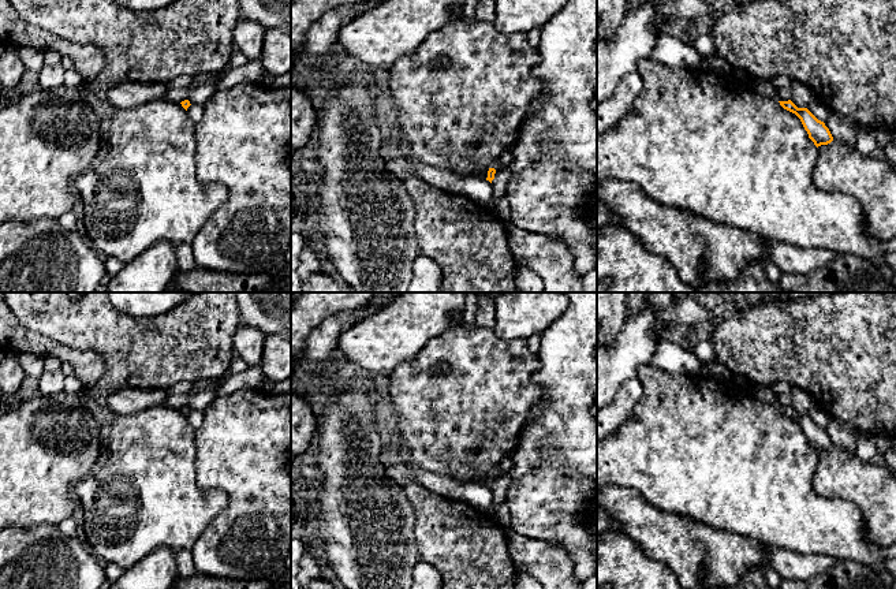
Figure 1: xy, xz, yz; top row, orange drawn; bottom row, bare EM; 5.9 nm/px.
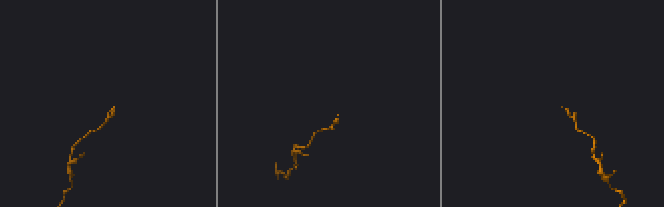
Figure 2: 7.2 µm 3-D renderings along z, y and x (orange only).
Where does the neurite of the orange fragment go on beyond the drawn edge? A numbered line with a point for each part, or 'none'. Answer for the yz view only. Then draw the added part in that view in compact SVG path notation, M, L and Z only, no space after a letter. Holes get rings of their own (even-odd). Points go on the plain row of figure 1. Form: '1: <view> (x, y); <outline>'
none

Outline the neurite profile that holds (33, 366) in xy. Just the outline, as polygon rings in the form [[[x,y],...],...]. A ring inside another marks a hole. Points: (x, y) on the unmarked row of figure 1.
[[[20,353],[20,354],[16,354],[16,358],[18,358],[25,374],[29,377],[38,379],[42,374],[42,372],[45,370],[44,359],[37,355]]]

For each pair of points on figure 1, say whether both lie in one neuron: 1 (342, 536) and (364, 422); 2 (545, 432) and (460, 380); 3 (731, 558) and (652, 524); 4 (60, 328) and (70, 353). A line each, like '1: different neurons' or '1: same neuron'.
1: same neuron
2: different neurons
3: same neuron
4: different neurons

